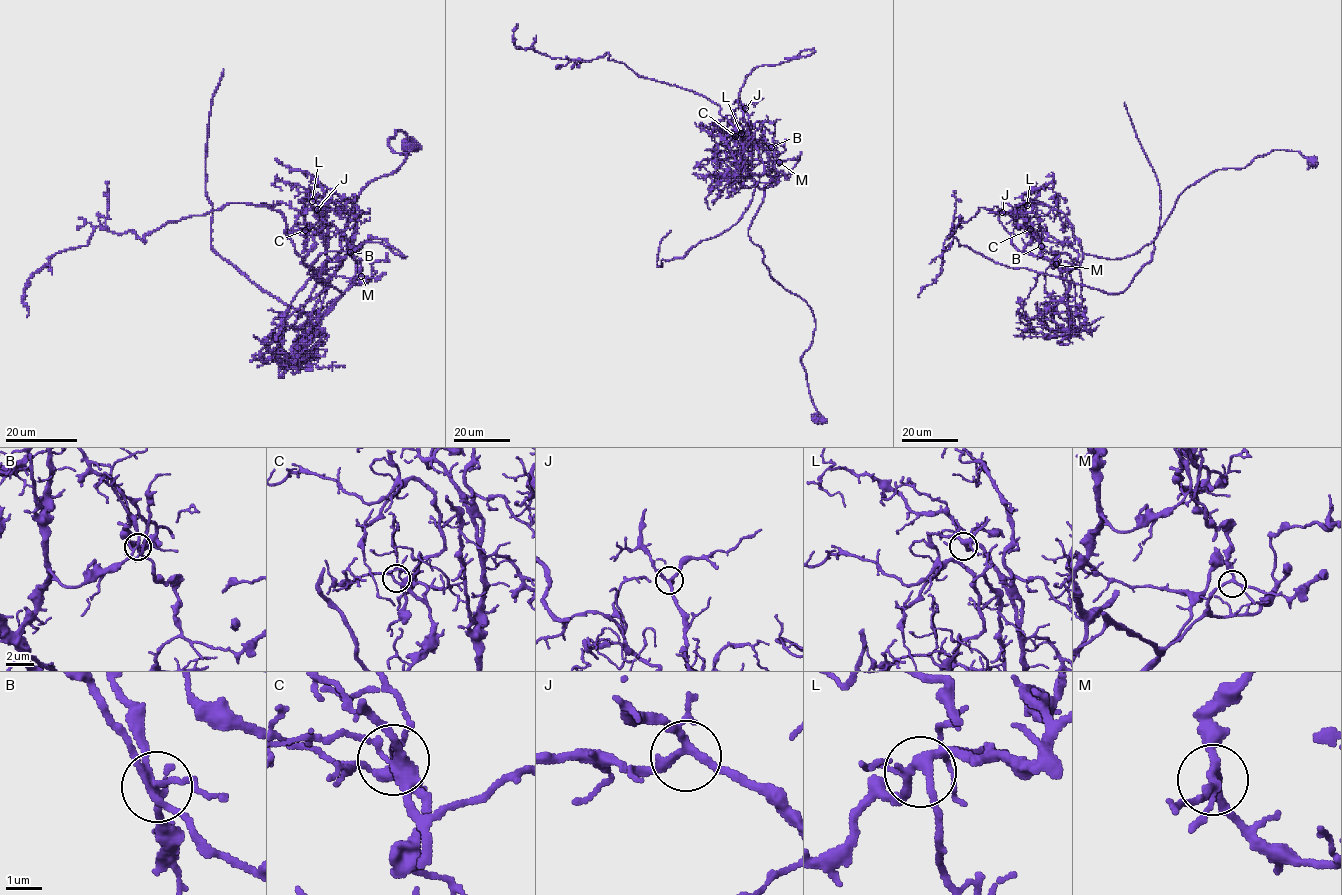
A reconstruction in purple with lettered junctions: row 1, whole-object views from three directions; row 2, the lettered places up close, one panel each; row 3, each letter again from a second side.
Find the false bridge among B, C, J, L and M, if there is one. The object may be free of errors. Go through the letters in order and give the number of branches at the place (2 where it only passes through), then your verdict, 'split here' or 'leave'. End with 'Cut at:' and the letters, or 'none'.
B: 6 branches meet; split here
C: 5 branches meet; leave
J: 4 branches meet; leave
L: 8 branches meet; leave
M: 4 branches meet; leave
Cut at: B

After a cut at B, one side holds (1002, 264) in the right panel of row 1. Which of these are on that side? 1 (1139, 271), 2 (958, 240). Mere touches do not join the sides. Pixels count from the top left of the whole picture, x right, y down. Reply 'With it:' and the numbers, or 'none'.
With it: 1, 2

